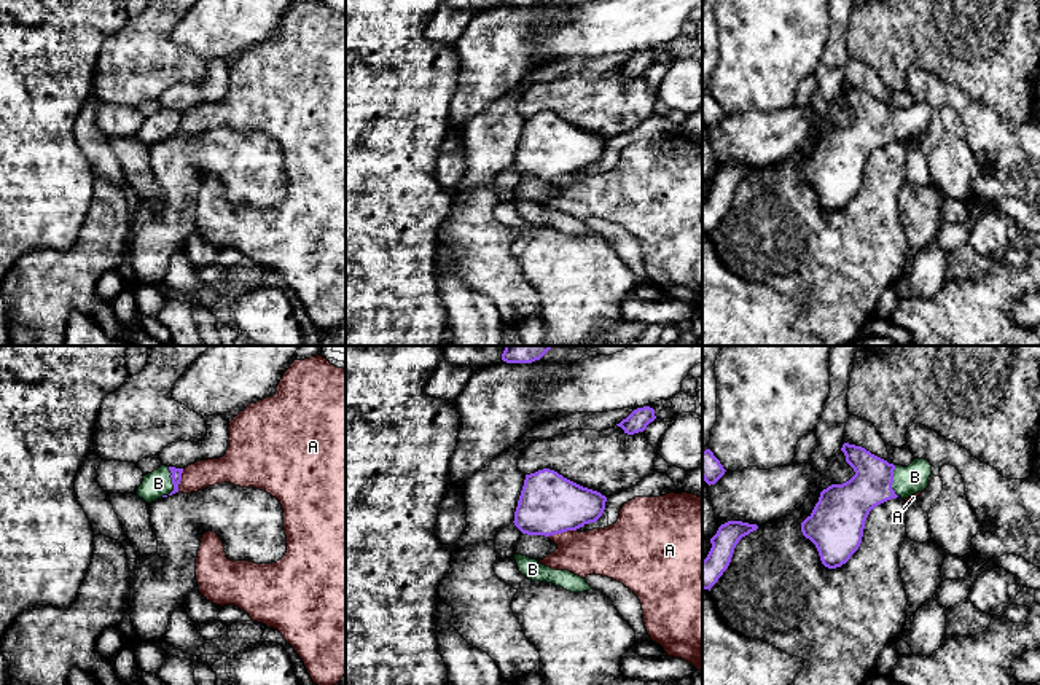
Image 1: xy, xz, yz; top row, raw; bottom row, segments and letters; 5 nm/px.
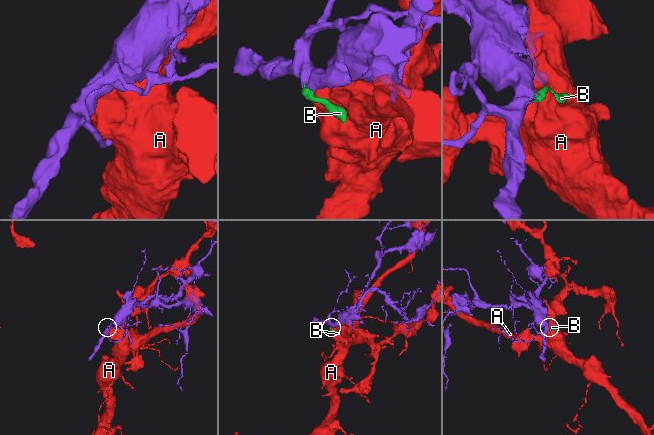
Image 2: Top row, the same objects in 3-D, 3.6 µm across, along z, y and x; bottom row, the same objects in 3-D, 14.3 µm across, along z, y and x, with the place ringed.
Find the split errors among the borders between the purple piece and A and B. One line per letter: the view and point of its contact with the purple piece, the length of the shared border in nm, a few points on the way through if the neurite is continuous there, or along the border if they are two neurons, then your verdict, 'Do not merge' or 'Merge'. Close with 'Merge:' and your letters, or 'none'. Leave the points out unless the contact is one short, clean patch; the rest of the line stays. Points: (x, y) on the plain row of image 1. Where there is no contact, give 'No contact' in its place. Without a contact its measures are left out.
A: Touches purple at xz (561, 176). Shared border 150 nm. Do not merge
B: Touches purple at xy (172, 126). Shared border 160 nm. Path across: xy (175, 118), (172, 126), (158, 126). Merge
Merge: B

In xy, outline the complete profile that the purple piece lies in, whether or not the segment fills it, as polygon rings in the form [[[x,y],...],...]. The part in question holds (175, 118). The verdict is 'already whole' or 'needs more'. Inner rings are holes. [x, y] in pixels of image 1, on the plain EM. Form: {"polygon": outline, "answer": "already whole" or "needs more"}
{"polygon": [[[161,108],[158,113],[143,119],[137,139],[147,147],[178,135],[183,112]]], "answer": "needs more"}

